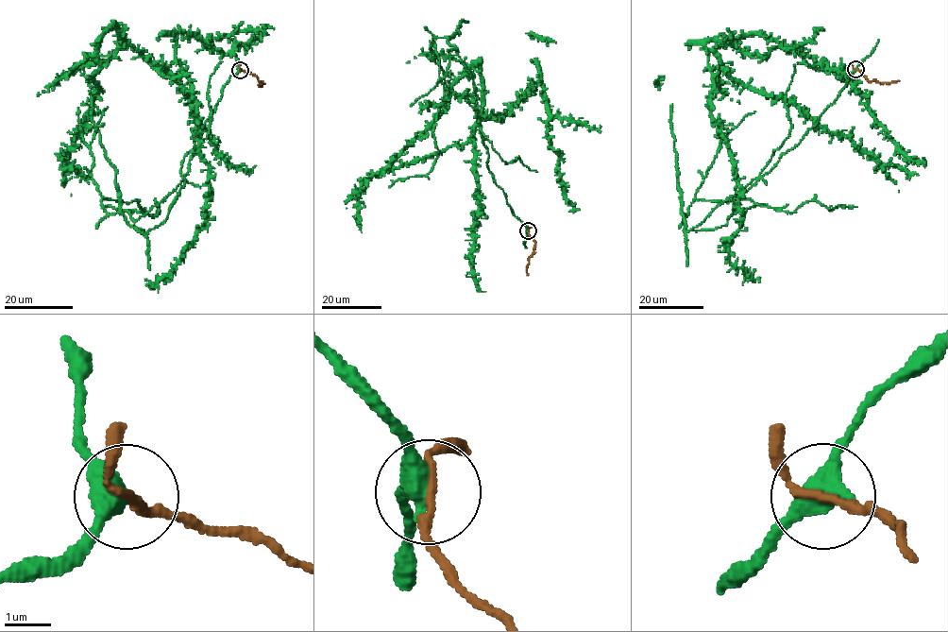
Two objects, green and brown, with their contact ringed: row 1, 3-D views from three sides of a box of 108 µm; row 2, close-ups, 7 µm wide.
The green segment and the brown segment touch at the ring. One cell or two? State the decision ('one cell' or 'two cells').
one cell

